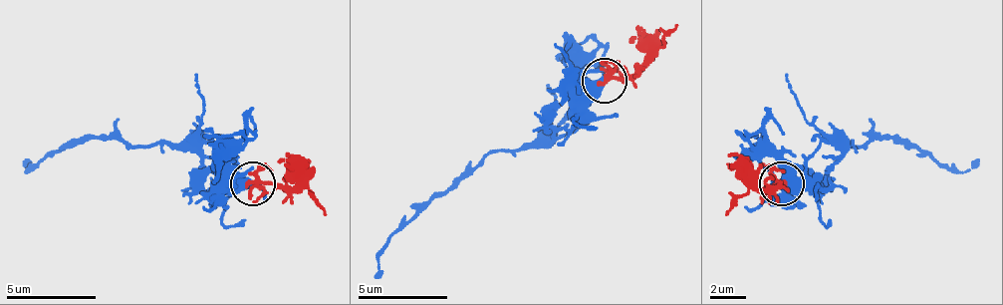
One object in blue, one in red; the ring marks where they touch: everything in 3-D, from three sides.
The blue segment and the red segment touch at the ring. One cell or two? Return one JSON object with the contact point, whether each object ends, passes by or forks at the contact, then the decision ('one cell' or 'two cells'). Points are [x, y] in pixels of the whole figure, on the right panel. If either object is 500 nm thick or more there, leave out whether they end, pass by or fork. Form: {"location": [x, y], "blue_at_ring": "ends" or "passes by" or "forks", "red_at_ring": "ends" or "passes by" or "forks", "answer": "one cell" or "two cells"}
{"location": [782, 183], "answer": "one cell"}

